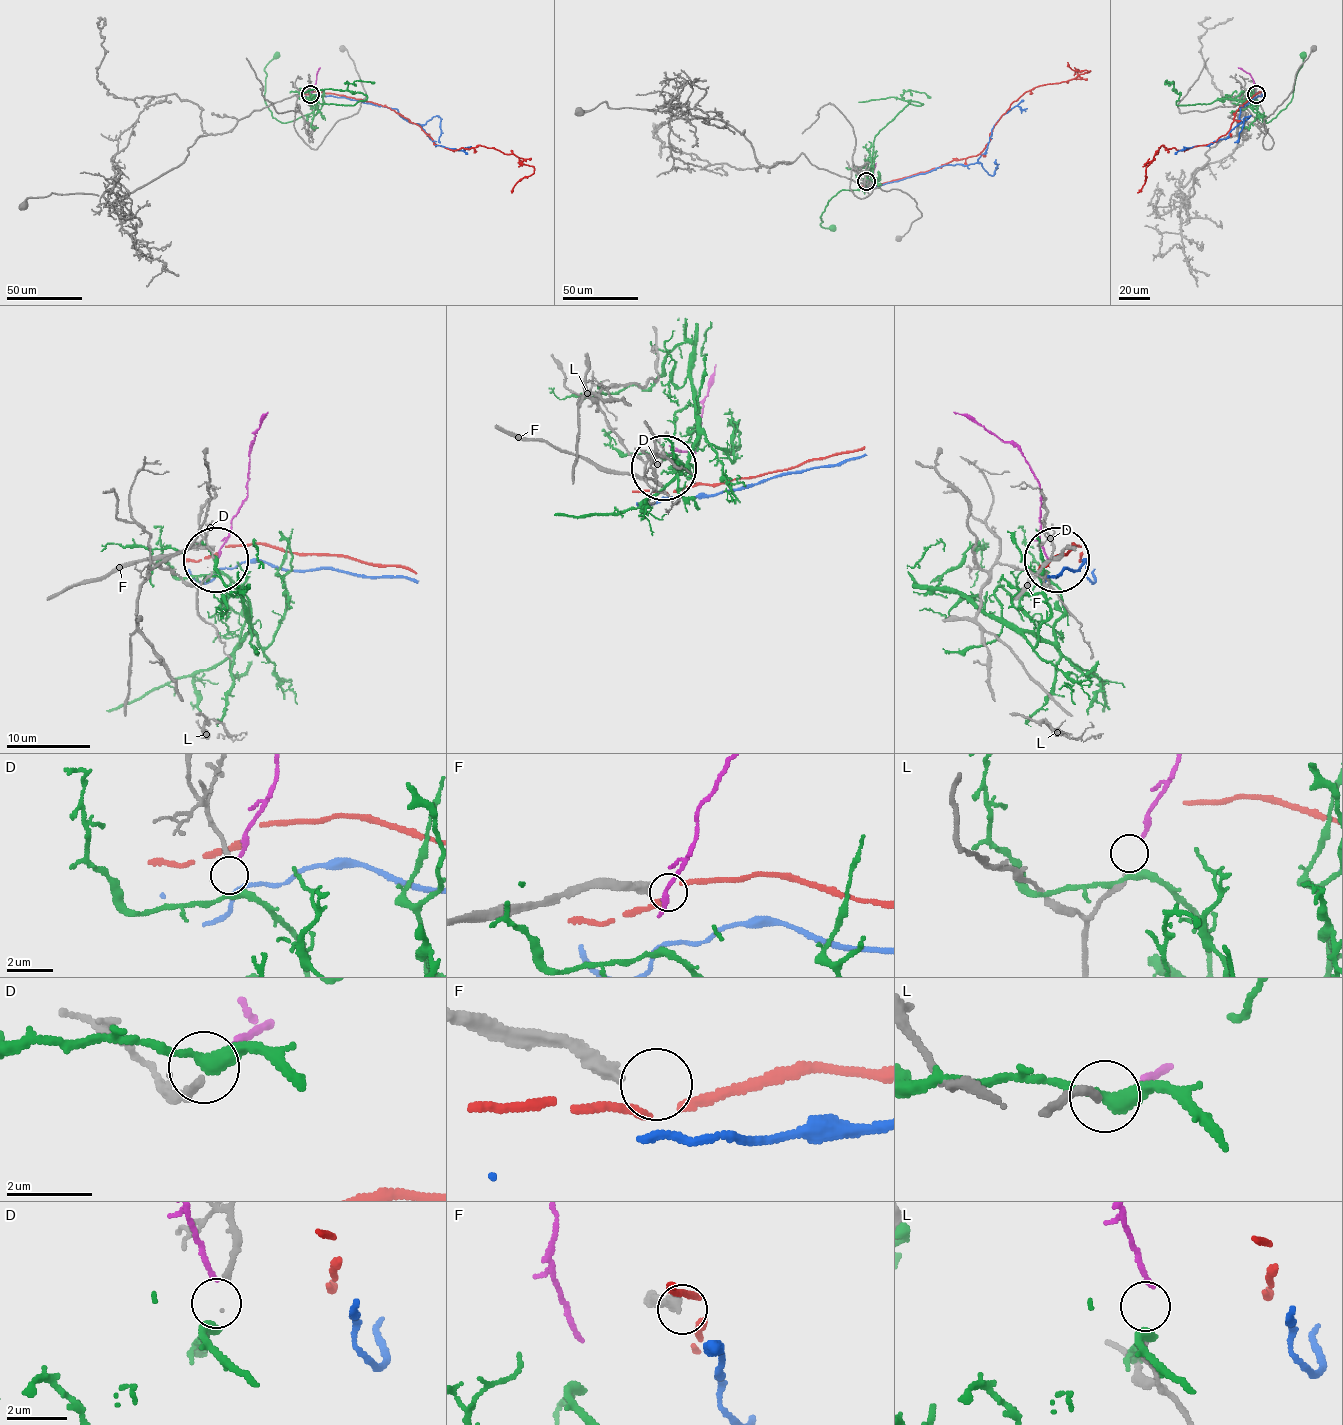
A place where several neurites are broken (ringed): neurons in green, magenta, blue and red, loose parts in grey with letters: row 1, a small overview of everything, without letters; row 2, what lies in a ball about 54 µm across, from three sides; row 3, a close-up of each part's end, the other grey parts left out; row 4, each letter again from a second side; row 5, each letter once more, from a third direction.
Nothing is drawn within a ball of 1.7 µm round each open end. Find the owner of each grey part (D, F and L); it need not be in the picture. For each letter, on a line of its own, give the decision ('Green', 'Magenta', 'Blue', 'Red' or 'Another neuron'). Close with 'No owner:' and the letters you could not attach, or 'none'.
D: Green
F: Another neuron
L: Magenta
No owner: F

